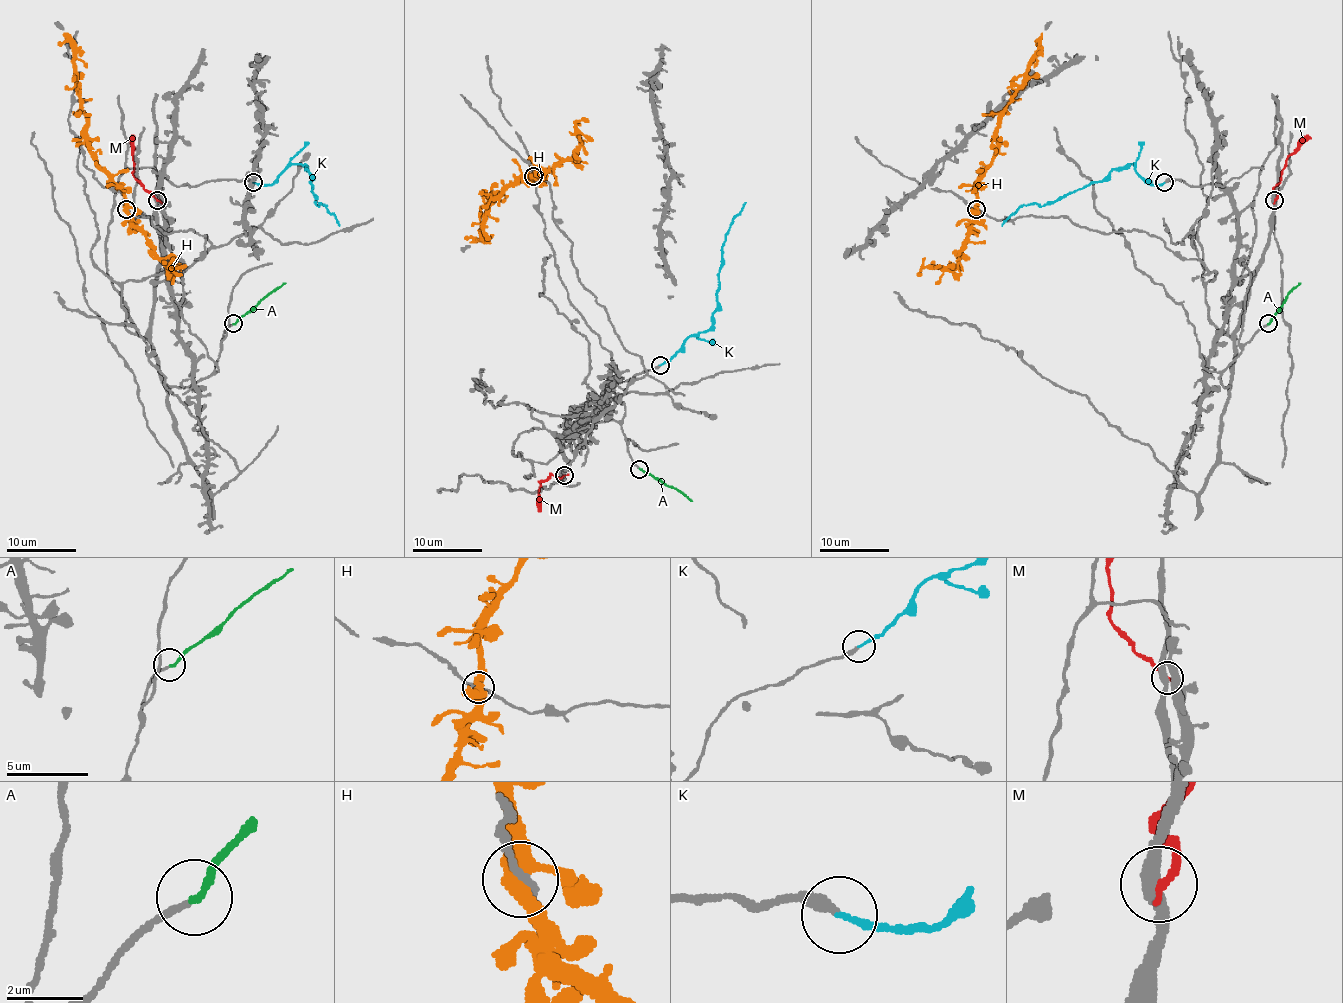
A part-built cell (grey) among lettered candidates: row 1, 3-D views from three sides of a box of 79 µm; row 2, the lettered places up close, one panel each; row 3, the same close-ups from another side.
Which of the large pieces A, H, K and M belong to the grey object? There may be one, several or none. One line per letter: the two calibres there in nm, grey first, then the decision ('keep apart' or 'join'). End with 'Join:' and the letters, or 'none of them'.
A: calibres 150 and 170 nm; join
H: calibres 160 and 420 nm; join
K: calibres 280 and 150 nm; join
M: calibres 400 and 200 nm; keep apart
Join: A, H, K

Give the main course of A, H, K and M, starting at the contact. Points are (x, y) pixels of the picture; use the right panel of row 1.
A: (1269, 324), (1300, 282)
H: (976, 210), (978, 175), (997, 151), (997, 114), (1021, 83), (1035, 45)
K: (1165, 182), (1151, 184), (1128, 165), (1115, 168), (1103, 180), (1042, 206), (1023, 204), (1002, 225)
M: (1274, 199), (1277, 196), (1274, 189), (1286, 159), (1308, 135)

